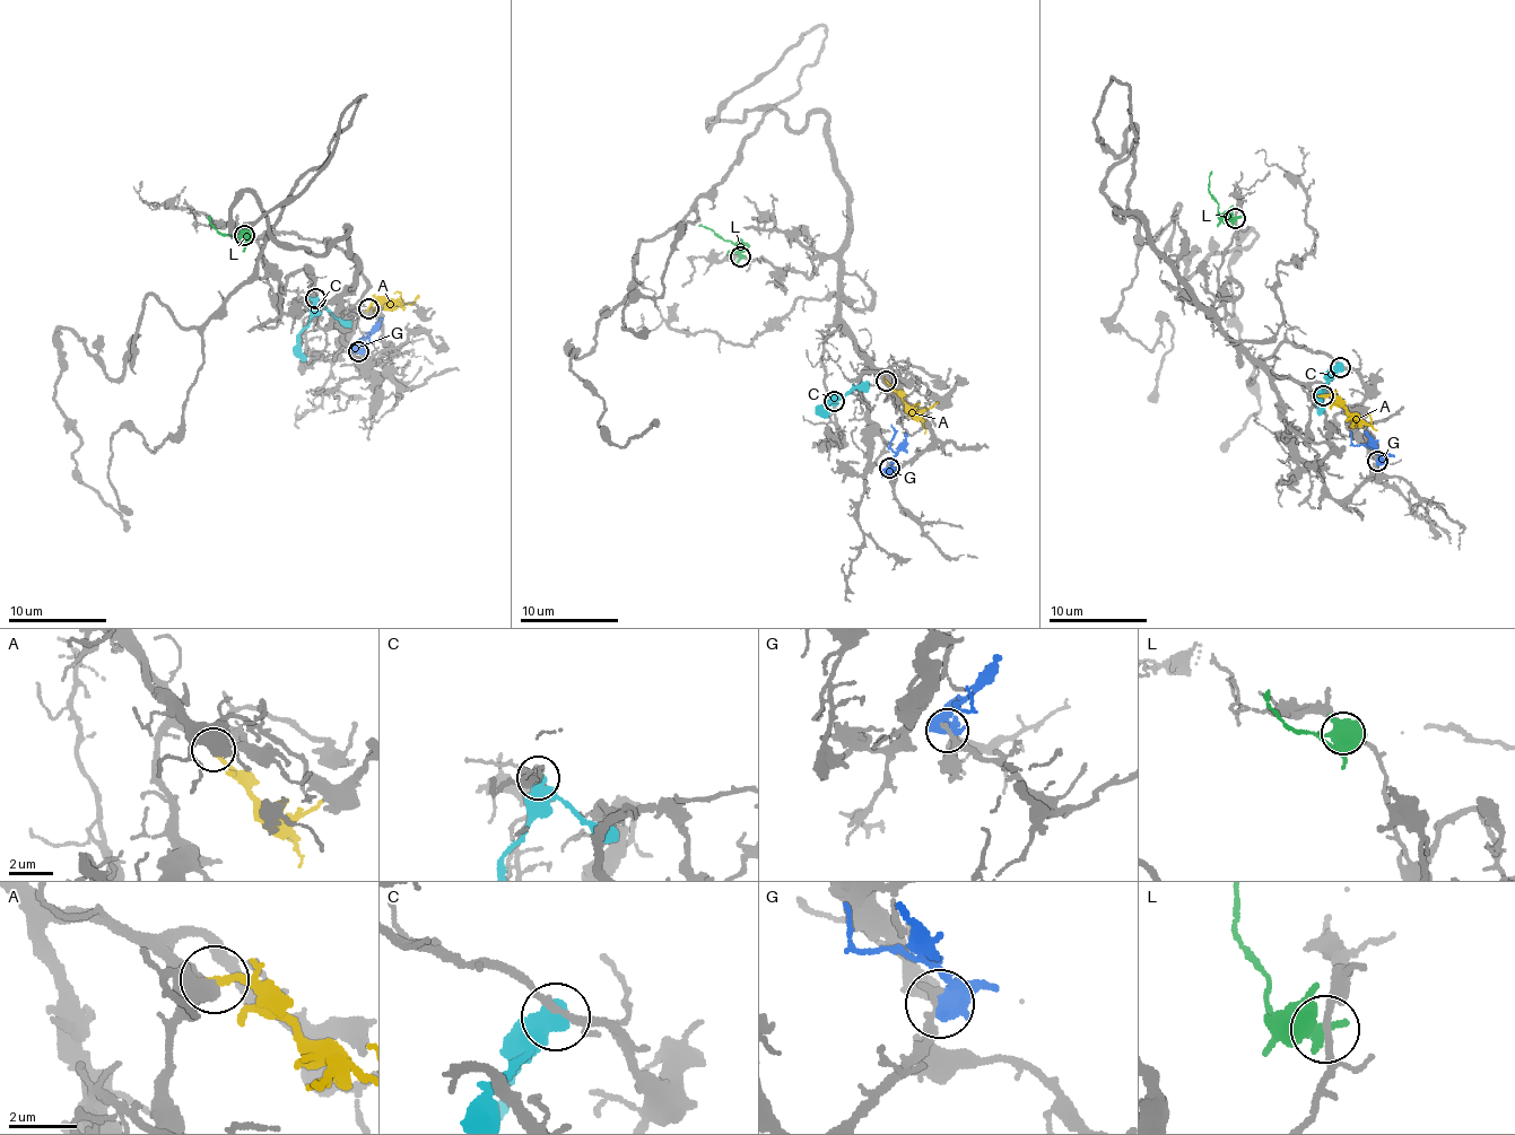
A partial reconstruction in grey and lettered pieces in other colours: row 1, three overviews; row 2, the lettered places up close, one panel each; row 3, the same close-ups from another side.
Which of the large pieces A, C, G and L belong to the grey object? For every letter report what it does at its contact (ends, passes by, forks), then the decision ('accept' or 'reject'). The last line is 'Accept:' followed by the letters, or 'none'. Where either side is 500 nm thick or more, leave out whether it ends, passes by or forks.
A: it ends there; accept
C: reject
G: reject
L: it forks there; reject
Accept: A

